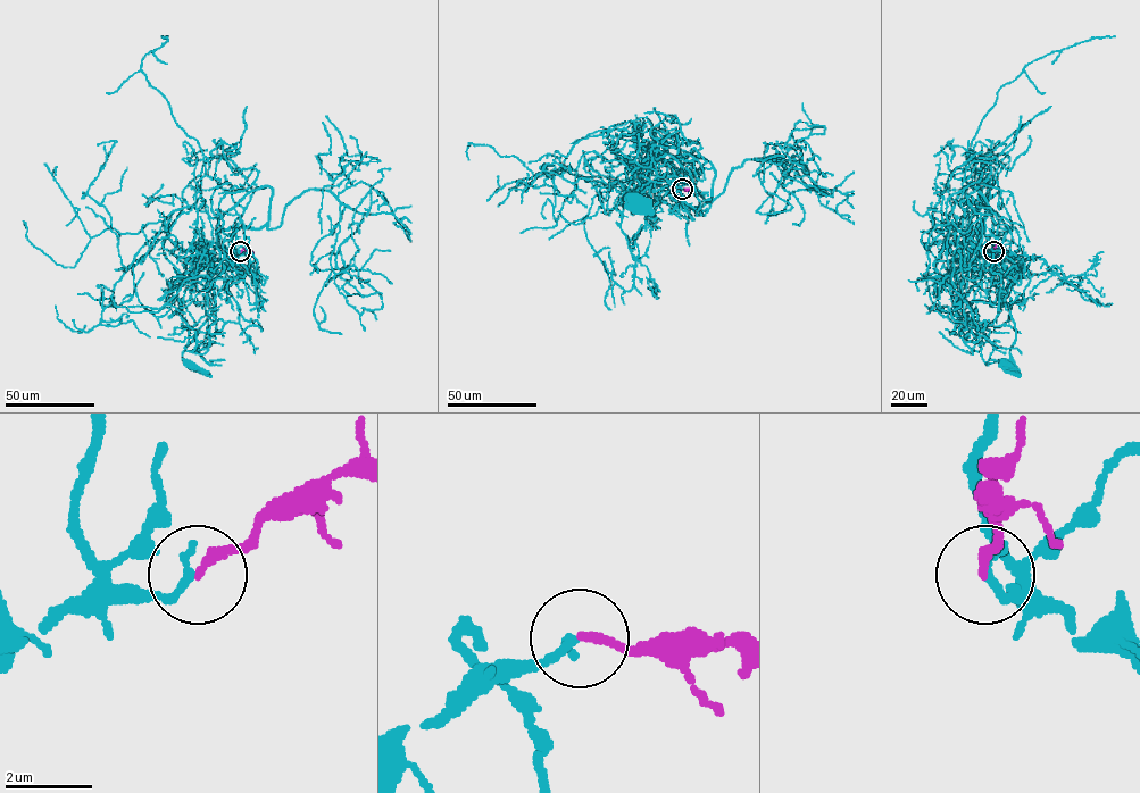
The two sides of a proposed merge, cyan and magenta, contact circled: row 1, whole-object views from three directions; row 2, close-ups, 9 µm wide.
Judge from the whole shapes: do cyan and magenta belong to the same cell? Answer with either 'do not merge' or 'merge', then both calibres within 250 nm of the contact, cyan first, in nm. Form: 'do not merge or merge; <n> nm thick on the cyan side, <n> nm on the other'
merge; 220 nm thick on the cyan side, 200 nm on the other

